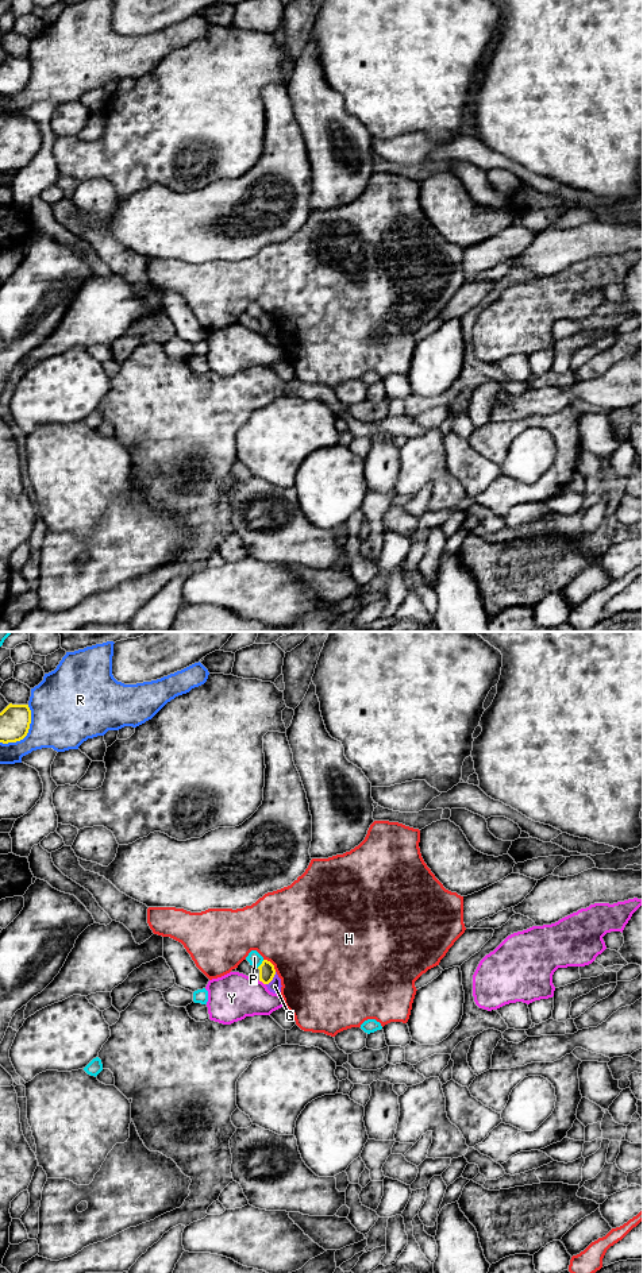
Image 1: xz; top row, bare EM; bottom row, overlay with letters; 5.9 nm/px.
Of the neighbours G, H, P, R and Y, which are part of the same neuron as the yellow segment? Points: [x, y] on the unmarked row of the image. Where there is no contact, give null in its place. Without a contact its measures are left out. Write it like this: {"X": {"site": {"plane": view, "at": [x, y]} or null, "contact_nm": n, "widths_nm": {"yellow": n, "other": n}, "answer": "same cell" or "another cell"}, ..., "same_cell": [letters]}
{"G": {"site": {"plane": "xz", "at": [272, 331]}, "contact_nm": 100, "widths_nm": {"yellow": 100, "other": 80}, "answer": "another cell"}, "H": {"site": {"plane": "xz", "at": [272, 316]}, "contact_nm": 110, "widths_nm": {"yellow": 100, "other": 500}, "answer": "another cell"}, "P": {"site": {"plane": "xz", "at": [261, 316]}, "contact_nm": 60, "widths_nm": {"yellow": 100, "other": 80}, "answer": "another cell"}, "R": {"site": {"plane": "xz", "at": [27, 84]}, "contact_nm": 280, "widths_nm": {"yellow": 180, "other": 400}, "answer": "another cell"}, "Y": {"site": {"plane": "xz", "at": [262, 334]}, "contact_nm": 50, "widths_nm": {"yellow": 100, "other": 280}, "answer": "another cell"}, "same_cell": []}

